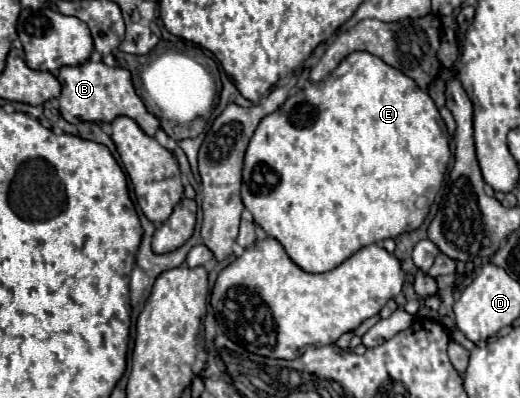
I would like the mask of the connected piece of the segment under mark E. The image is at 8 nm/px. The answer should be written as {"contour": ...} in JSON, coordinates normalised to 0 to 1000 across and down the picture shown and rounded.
{"contour":[[[679,131],[648,166],[648,176],[640,176],[617,206],[594,211],[594,216],[571,226],[567,236],[560,236],[548,251],[548,261],[537,276],[529,276],[525,286],[510,291],[502,302],[502,312],[494,317],[494,327],[479,357],[479,372],[471,382],[463,497],[467,497],[471,523],[487,538],[490,558],[510,578],[510,588],[517,598],[529,598],[548,623],[552,643],[579,678],[633,683],[698,618],[725,613],[725,608],[737,608],[740,598],[763,598],[779,583],[802,578],[825,538],[829,508],[837,503],[837,482],[848,472],[863,397],[867,397],[867,377],[863,377],[860,322],[856,322],[856,307],[852,307],[837,256],[825,246],[825,236],[813,231],[787,191],[779,191],[767,176],[760,176],[756,166],[740,161],[733,146],[725,146],[710,131]]]}

